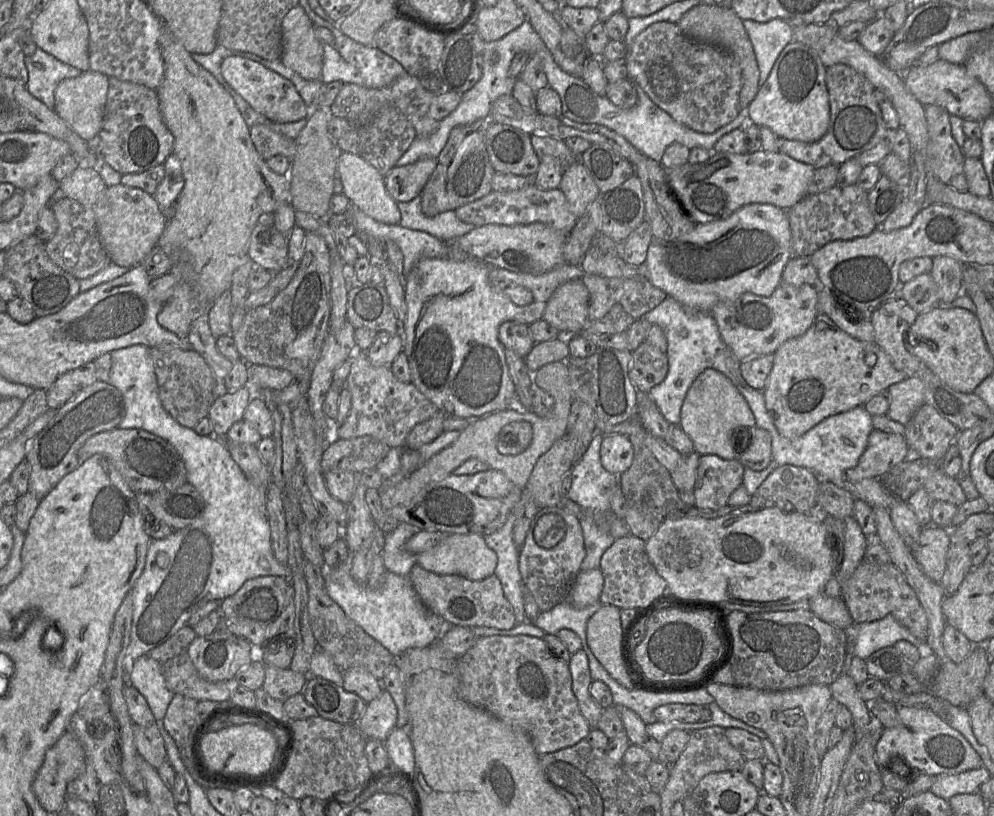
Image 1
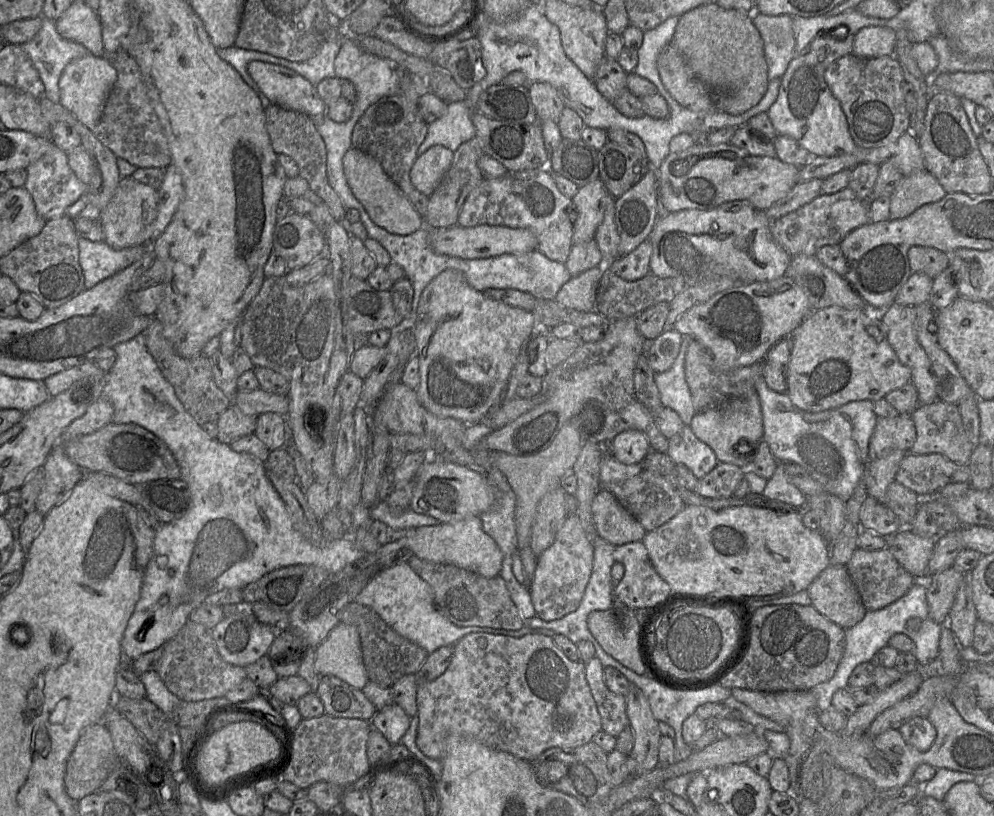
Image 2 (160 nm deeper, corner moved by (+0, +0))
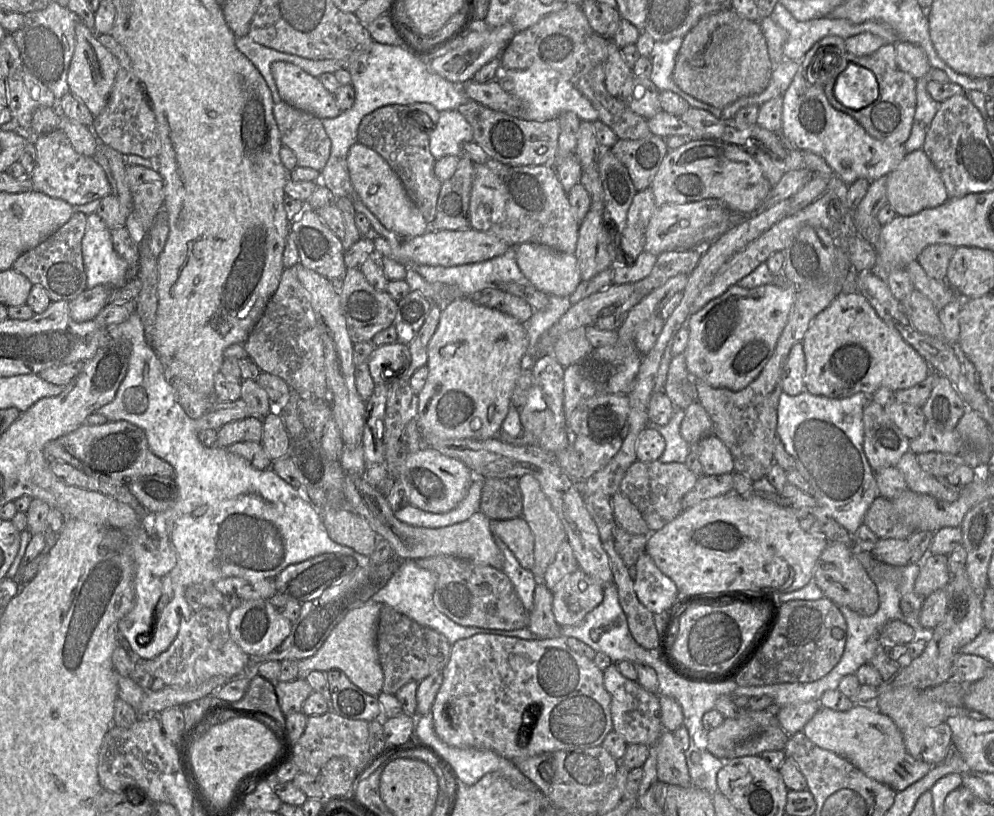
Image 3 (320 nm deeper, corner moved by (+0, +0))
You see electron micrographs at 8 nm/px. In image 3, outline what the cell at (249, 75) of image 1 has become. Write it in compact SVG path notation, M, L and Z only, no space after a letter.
M284 61L273 62L270 69L282 101L320 119L340 115L341 110L334 95L323 86L318 77Z

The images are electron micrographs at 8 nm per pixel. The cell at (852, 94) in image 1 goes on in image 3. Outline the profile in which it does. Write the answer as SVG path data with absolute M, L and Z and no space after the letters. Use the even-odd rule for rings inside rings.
M892 43L880 47L869 55L857 56L850 52L843 55L840 62L834 66L831 77L824 86L825 95L830 104L837 110L852 116L864 130L873 138L892 146L904 145L908 140L916 110L916 79L909 73L902 71L896 63L895 45ZM855 63L872 71L877 79L879 96L872 104L860 110L853 110L837 100L834 87L838 75L843 68Z

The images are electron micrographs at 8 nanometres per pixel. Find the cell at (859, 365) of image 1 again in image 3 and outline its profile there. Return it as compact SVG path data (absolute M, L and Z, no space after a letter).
M860 292L839 294L811 321L801 343L806 361L805 390L816 396L841 399L859 392L873 395L881 387L893 391L907 389L924 381L934 372L925 359L903 339L900 332L878 315Z

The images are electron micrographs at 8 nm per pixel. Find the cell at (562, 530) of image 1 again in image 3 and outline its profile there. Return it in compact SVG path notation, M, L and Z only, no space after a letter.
M581 569L564 577L552 591L552 611L560 627L572 626L603 600L603 586Z

